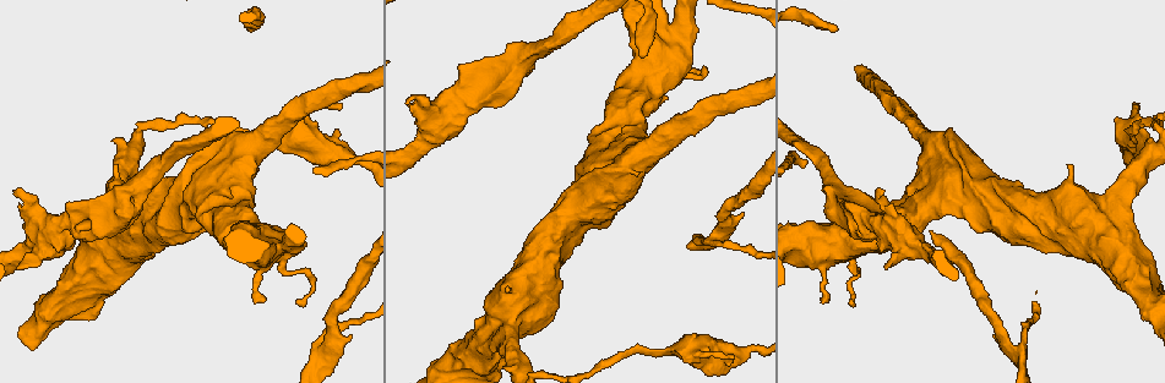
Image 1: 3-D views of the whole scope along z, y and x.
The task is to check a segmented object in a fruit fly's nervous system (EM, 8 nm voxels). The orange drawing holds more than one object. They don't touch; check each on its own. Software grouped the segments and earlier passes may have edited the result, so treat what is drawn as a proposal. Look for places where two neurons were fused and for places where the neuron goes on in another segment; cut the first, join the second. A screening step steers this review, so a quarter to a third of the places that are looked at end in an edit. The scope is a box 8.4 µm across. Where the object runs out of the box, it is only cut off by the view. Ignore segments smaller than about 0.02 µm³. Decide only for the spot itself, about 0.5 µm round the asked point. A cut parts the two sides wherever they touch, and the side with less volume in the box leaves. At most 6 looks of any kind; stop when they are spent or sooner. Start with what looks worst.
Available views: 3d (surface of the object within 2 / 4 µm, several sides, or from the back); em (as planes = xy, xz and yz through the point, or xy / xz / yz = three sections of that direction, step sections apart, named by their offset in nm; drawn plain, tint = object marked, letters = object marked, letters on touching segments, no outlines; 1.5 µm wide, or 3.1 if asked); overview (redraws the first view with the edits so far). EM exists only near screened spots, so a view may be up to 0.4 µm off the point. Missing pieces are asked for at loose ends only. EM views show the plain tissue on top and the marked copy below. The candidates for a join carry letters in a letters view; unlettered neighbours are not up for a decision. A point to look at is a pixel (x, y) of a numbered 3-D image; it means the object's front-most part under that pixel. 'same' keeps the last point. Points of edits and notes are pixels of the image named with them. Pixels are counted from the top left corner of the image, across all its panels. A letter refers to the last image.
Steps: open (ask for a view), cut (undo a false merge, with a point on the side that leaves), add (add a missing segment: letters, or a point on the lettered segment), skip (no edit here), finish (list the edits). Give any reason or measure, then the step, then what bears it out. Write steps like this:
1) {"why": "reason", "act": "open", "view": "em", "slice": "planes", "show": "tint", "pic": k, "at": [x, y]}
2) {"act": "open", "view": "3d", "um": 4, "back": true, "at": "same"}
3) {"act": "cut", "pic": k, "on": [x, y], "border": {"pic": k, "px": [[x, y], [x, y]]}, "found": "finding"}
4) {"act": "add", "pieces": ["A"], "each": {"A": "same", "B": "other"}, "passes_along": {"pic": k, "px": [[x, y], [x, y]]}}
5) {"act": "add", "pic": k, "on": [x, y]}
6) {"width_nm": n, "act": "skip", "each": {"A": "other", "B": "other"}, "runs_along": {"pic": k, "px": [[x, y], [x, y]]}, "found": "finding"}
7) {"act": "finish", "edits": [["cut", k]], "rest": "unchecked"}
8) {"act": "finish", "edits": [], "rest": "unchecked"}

{"act": "open", "view": "em", "slice": "yz", "step": 4, "show": "tint", "pic": 1, "at": [97, 216]}

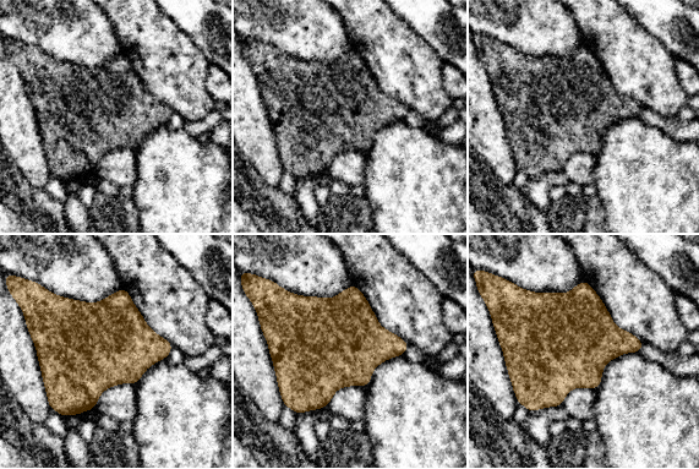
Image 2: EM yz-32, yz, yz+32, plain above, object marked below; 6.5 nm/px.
{"why": "another direction", "act": "open", "view": "em", "slice": "planes", "show": "letters", "at": "same"}

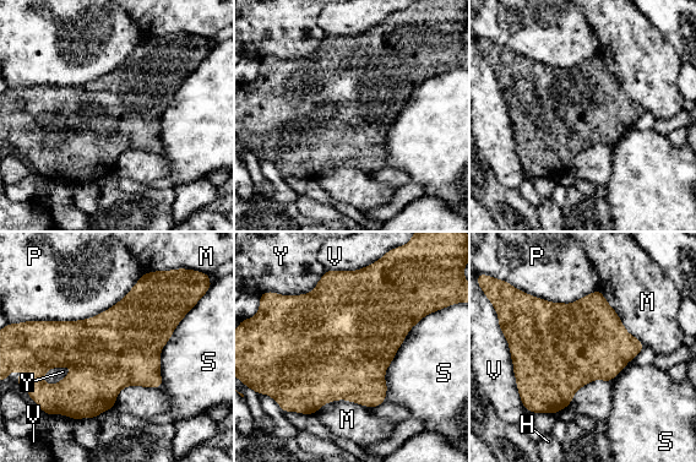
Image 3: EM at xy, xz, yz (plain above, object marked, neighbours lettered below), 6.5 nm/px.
{"act": "skip", "each": {"H": "other", "M": "other", "P": "other", "S": "other", "V": "other", "Y": "other"}, "border": {"pic": 3, "px": [[326, 270], [310, 292], [267, 292]]}, "found": "one neuron here"}

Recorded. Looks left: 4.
{"why": "two arms in line, one across", "act": "open", "view": "em", "slice": "xz", "step": 4, "show": "letters", "pic": 1, "at": [1023, 362]}

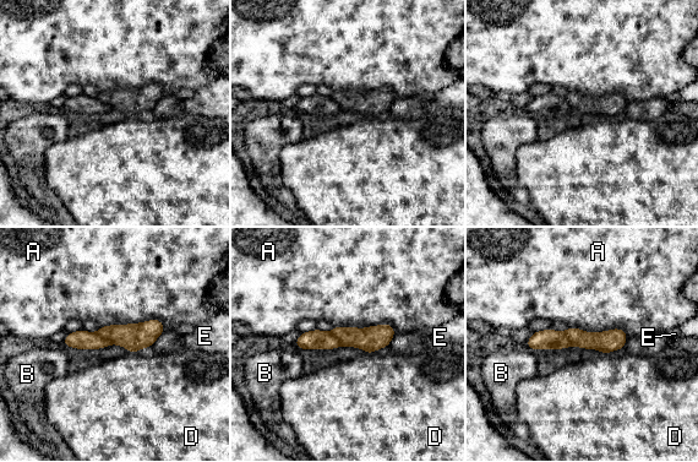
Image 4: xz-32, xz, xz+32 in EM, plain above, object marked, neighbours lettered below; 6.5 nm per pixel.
{"act": "cut", "pic": 4, "on": [80, 340], "each": {"A": "other", "B": "other", "D": "other", "E": "other"}, "border": {"pic": 4, "px": [[96, 333], [110, 343]]}, "found": "two neurons meet here"}

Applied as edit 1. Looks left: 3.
{"why": "branch stops here", "act": "open", "view": "3d", "um": 2, "pic": 1, "at": [730, 357]}

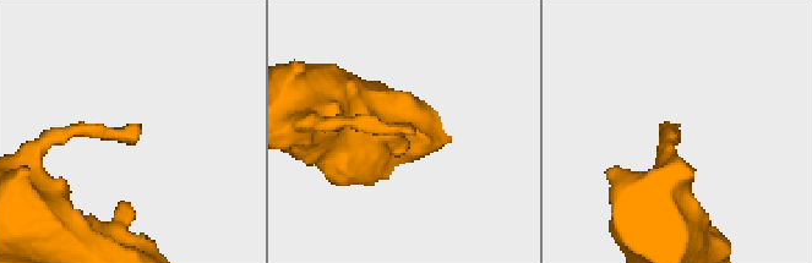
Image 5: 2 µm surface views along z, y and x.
{"why": "need the tissue", "act": "open", "view": "em", "slice": "xy", "step": 4, "show": "letters", "pic": 5, "at": [408, 131]}

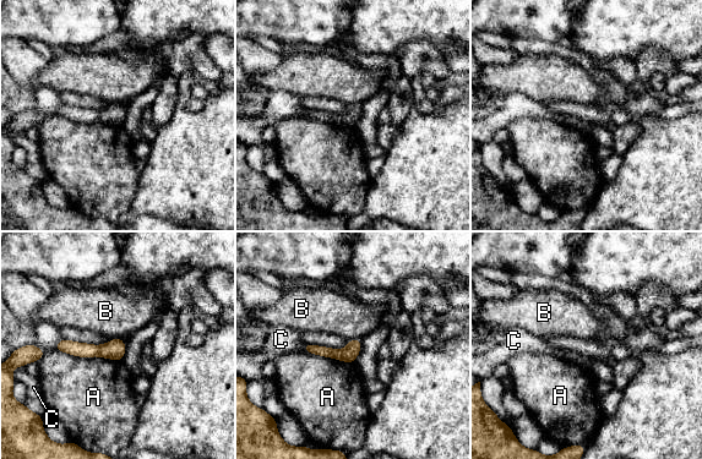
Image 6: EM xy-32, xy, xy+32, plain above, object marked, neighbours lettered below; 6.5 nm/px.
{"act": "skip", "each": {"A": "other", "B": "other", "C": "other"}, "runs_along": {"pic": 6, "px": [[59, 345], [85, 350], [123, 349]]}, "found": "no lettered segment goes on from it"}

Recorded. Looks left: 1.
{"act": "finish", "edits": [["cut", 4]], "rest": "unchecked"}

